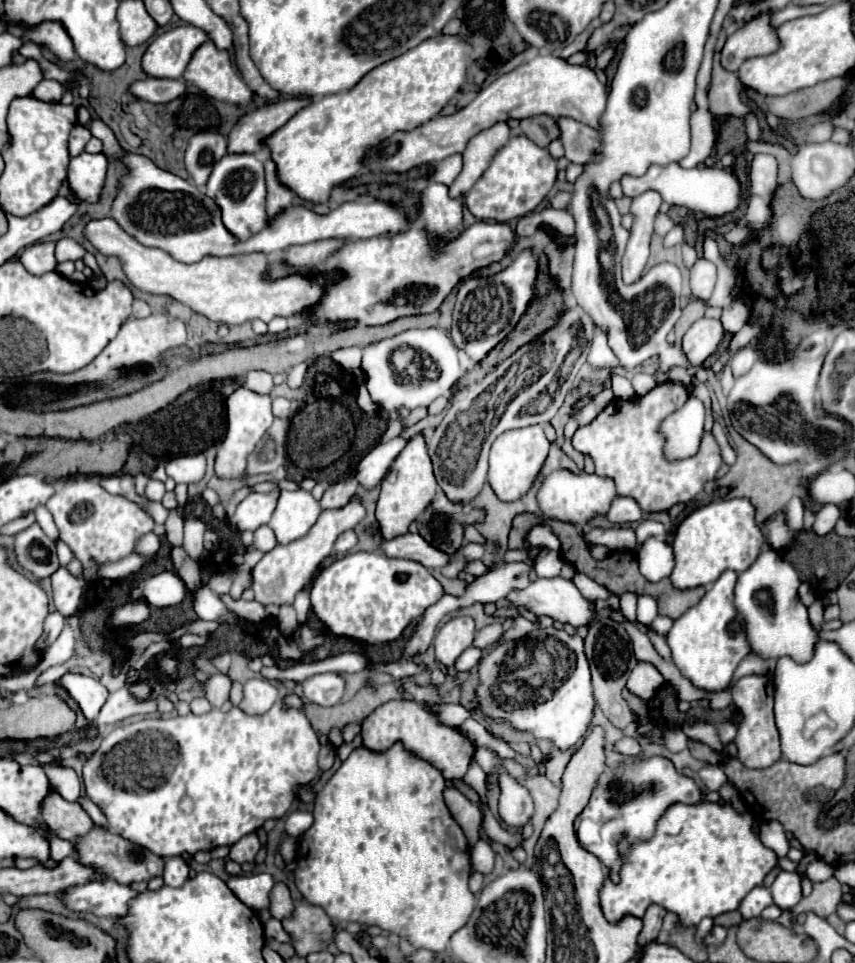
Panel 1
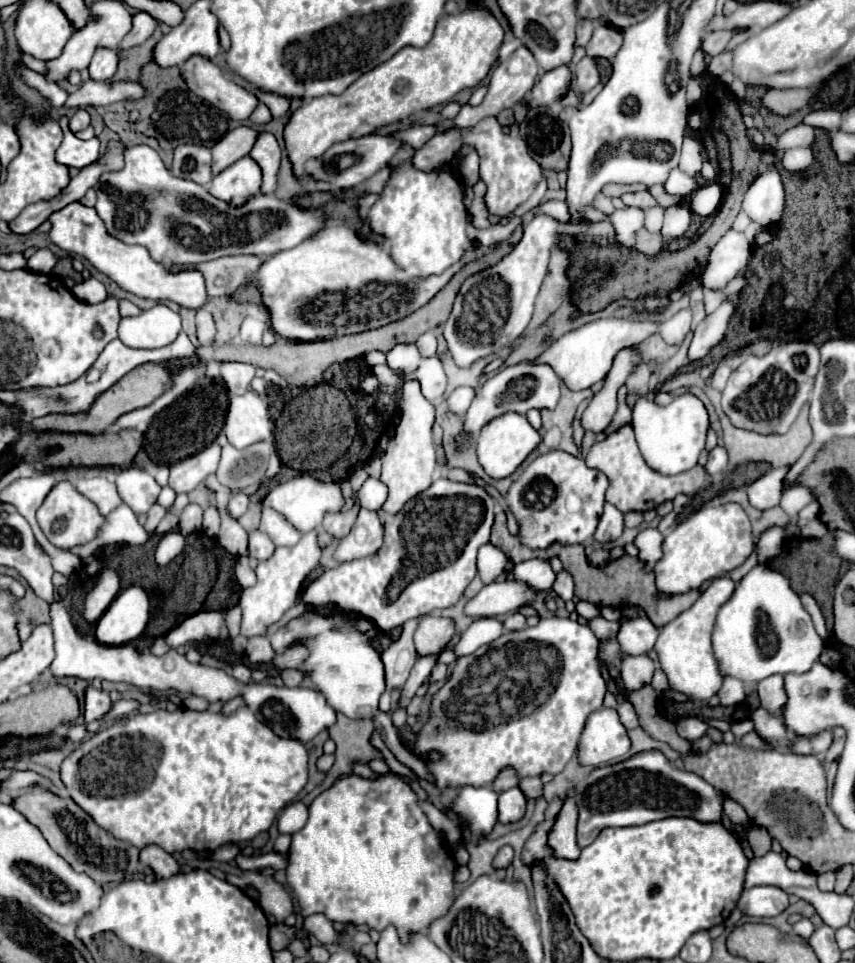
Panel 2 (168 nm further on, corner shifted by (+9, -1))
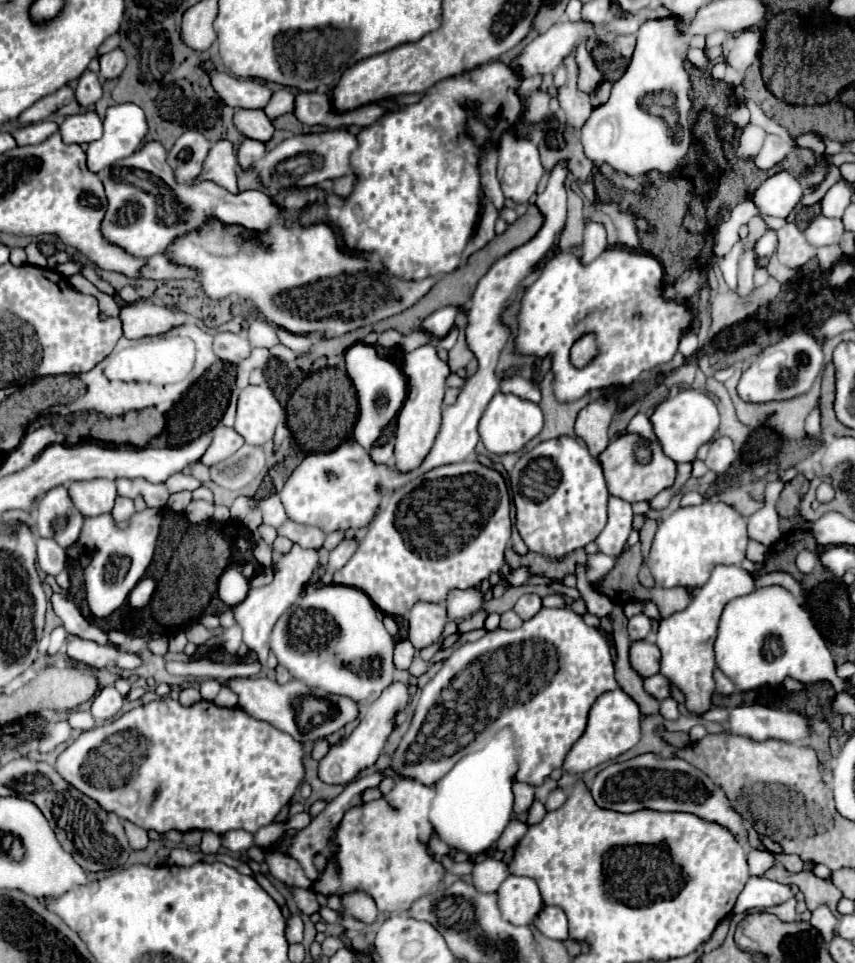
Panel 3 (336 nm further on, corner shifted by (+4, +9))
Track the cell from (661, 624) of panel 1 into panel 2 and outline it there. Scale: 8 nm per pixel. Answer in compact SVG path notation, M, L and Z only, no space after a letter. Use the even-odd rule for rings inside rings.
M639 616L623 622L617 640L625 654L647 654L653 648L657 634L659 628L655 628L649 618Z

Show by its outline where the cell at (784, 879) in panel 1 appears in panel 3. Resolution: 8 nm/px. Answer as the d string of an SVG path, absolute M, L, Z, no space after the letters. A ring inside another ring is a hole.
M752 876L742 894L736 900L734 912L746 912L752 908L768 908L768 906L778 906L786 900L790 900L798 892L796 886L792 884L780 884L768 878L756 878Z

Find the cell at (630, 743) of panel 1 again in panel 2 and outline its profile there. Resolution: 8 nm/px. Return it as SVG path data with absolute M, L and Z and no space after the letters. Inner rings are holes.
M615 708L593 712L583 728L577 758L581 766L603 766L629 752L629 736Z

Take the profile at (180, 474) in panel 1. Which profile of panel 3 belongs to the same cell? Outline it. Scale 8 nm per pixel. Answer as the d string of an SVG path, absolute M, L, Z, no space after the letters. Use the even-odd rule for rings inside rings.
M218 426L218 428L214 428L210 448L206 448L206 452L202 454L202 460L198 460L198 464L214 466L214 464L226 460L228 456L232 456L242 444L244 444L242 436L238 436L232 428Z

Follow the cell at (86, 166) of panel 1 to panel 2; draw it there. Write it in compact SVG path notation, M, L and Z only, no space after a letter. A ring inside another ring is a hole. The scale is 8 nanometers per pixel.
M62 116L59 120L63 131L63 141L61 146L57 148L57 162L67 164L71 168L81 168L81 166L87 166L99 158L99 154L101 154L99 140L97 138L91 138L91 140L77 138L69 130L69 120L67 116Z

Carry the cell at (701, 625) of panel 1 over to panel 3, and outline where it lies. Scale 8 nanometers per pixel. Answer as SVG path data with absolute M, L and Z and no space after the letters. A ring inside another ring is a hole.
M716 566L708 582L694 594L688 608L662 618L658 624L656 646L662 652L660 674L664 674L674 686L678 686L686 696L686 706L692 712L704 712L710 706L710 696L714 692L714 638L720 614L728 600L744 596L754 590L752 576L740 566Z

